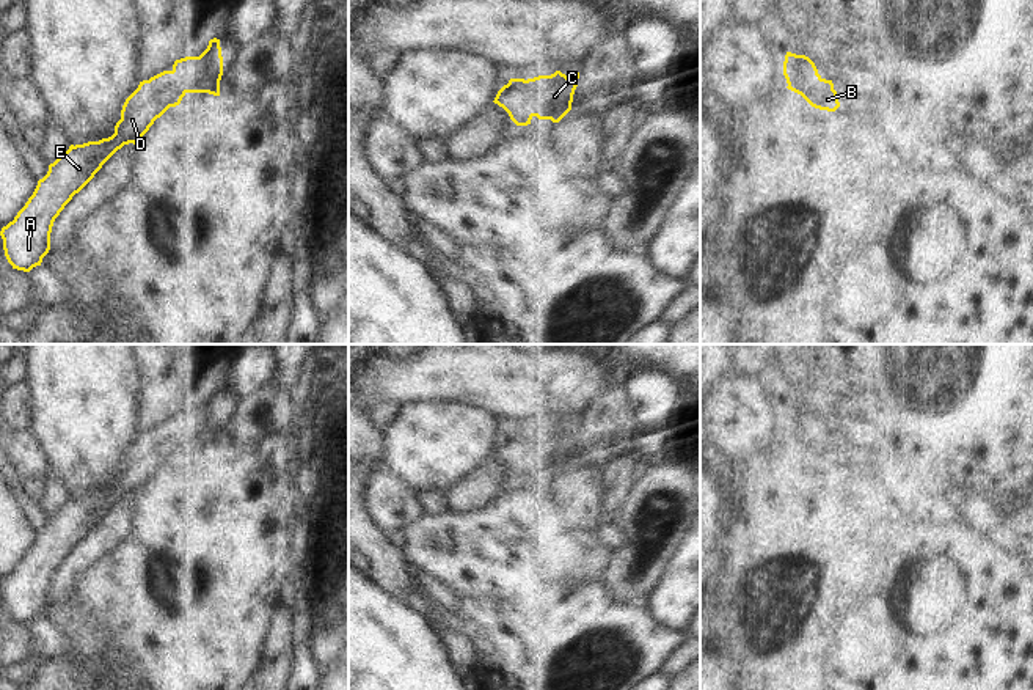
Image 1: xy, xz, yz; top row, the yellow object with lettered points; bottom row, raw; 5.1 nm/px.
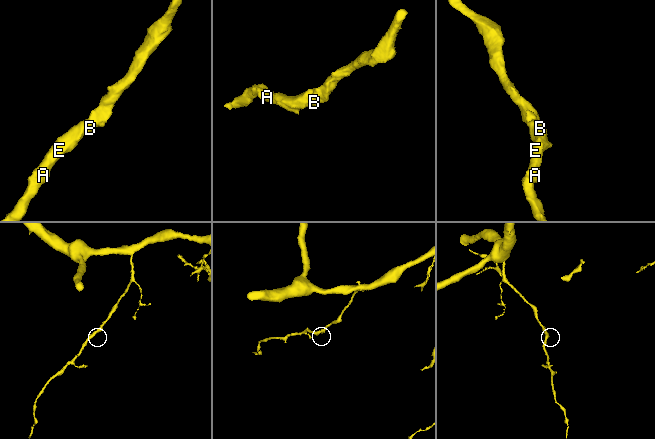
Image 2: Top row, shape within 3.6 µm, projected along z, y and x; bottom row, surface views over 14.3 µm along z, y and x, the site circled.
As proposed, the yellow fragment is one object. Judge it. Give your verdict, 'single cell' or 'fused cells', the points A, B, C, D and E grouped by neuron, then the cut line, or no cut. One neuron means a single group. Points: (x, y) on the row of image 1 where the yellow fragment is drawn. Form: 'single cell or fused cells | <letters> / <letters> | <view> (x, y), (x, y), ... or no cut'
single cell | A B C D E | no cut

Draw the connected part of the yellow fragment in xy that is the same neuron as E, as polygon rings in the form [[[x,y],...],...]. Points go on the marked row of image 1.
[[[220,39],[209,41],[199,57],[176,60],[171,71],[163,71],[126,99],[115,134],[99,141],[71,145],[38,181],[33,195],[13,222],[2,228],[3,250],[13,269],[30,272],[41,266],[50,250],[55,218],[124,145],[137,143],[157,118],[181,104],[187,93],[220,96],[223,57]]]

